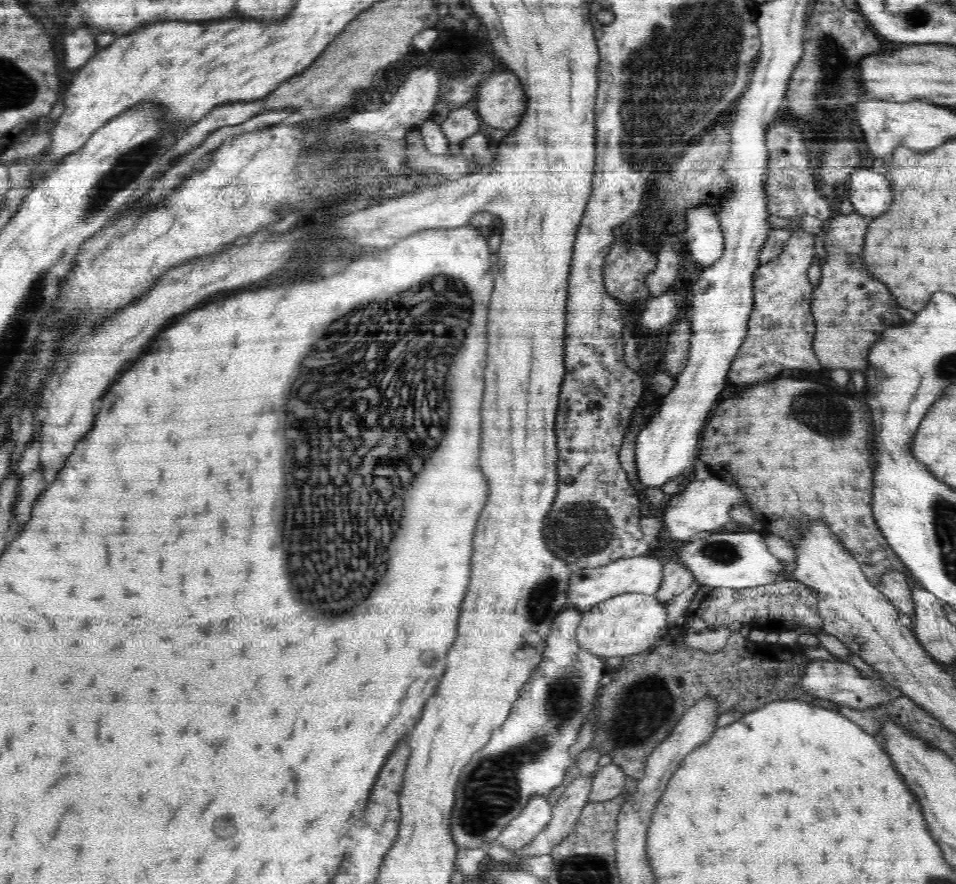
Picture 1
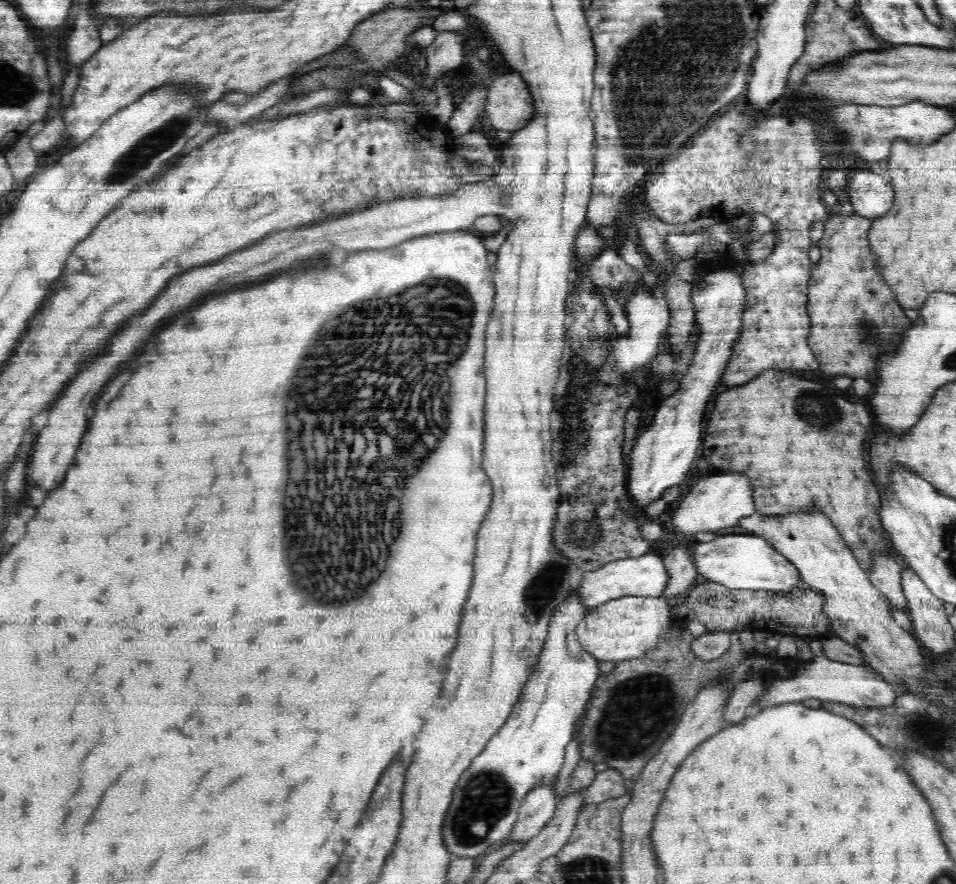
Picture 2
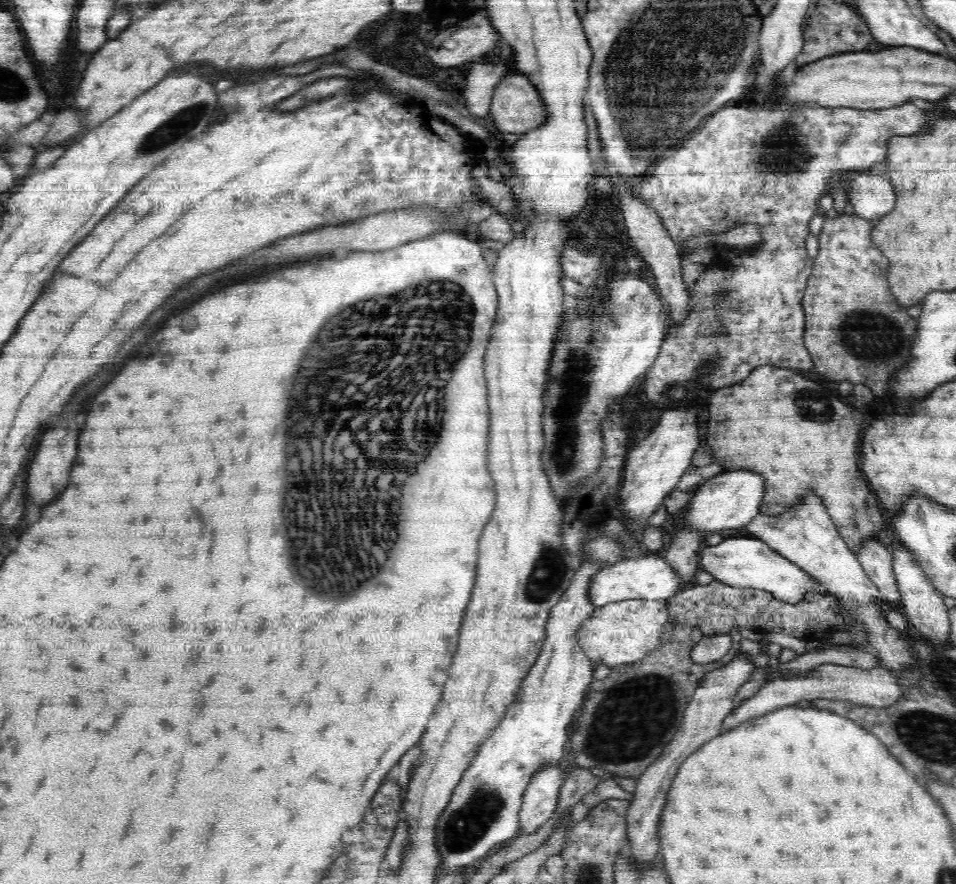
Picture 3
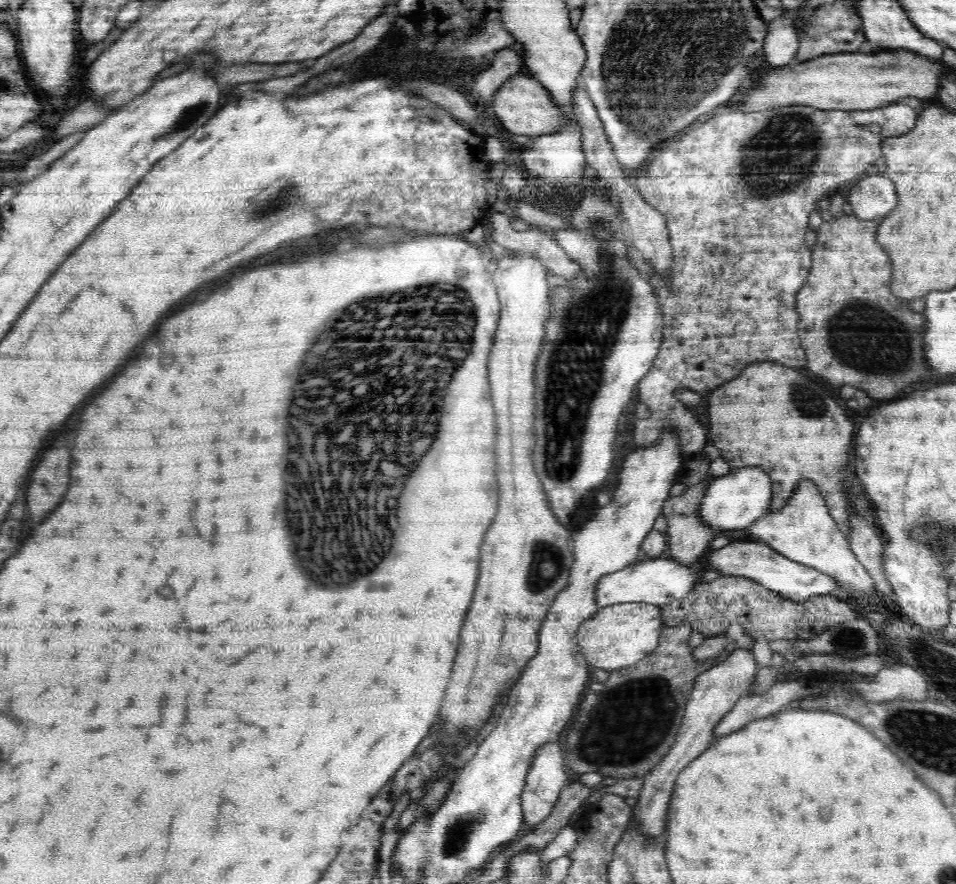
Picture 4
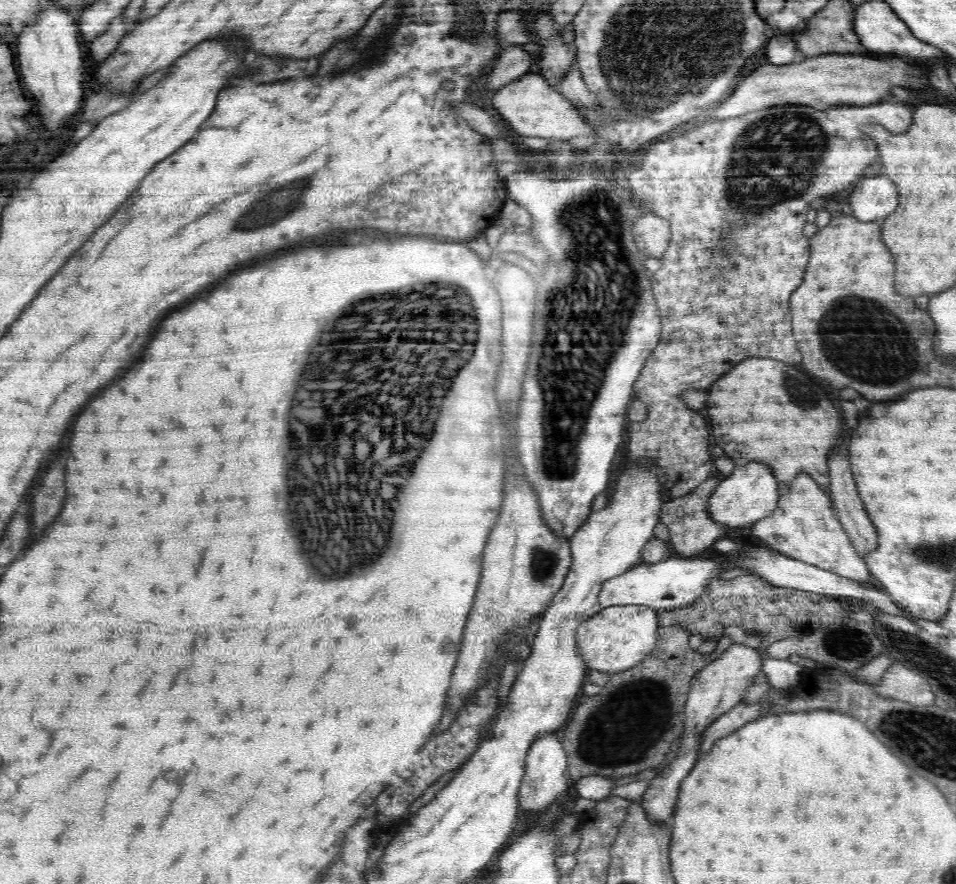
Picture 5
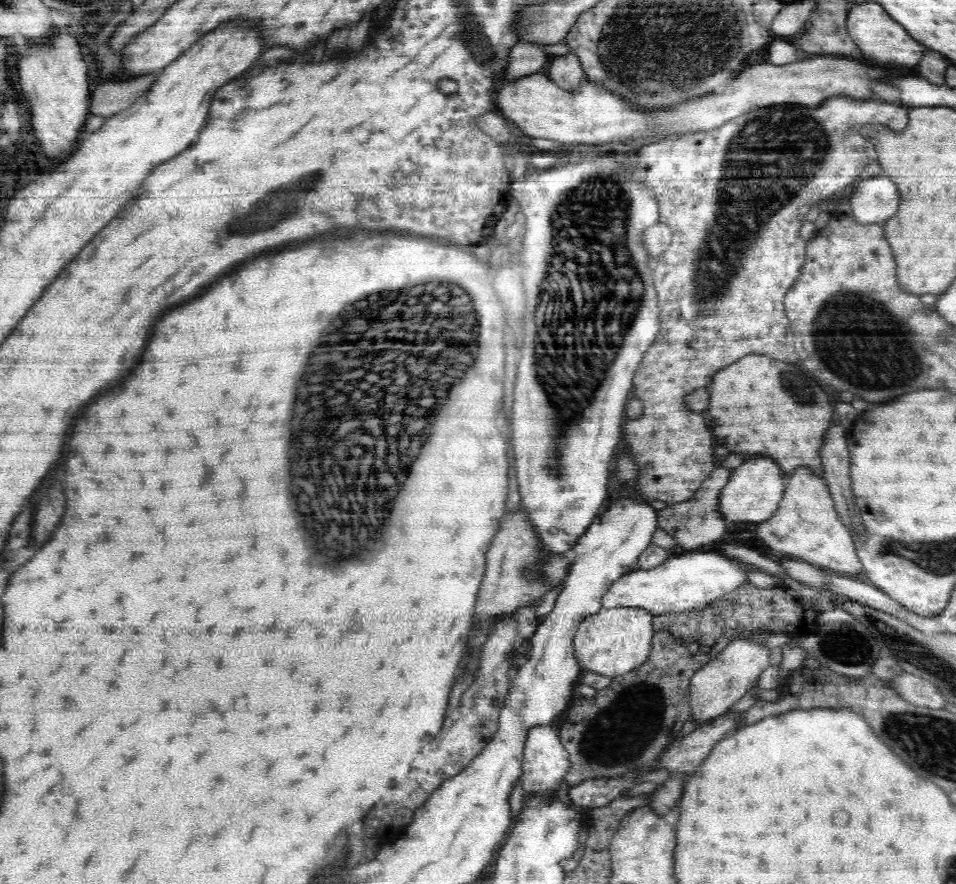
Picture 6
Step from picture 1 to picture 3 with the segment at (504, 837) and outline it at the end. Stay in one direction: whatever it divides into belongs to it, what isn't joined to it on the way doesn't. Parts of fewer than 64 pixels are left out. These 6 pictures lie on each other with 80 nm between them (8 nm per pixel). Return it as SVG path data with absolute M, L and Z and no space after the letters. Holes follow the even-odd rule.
M546 765L536 771L523 794L519 812L519 834L534 834L554 814L565 781L564 765Z

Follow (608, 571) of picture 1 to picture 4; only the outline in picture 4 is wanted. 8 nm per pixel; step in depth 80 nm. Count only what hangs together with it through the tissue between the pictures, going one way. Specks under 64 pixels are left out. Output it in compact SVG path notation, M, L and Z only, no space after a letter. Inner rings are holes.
M641 558L624 570L600 578L595 598L599 607L624 603L648 603L662 607L686 599L702 583L701 577L706 569L704 564L683 566L670 558Z

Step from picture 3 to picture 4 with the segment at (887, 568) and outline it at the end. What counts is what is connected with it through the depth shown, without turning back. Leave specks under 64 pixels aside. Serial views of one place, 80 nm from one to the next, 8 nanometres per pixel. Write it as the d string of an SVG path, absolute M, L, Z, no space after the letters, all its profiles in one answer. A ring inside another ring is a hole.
M854 513L849 518L849 529L851 531L847 539L851 551L874 580L875 592L885 598L894 597L892 585L888 583L888 579L884 579L881 560L885 539L881 536L878 527L868 523L864 517L860 517L860 513Z

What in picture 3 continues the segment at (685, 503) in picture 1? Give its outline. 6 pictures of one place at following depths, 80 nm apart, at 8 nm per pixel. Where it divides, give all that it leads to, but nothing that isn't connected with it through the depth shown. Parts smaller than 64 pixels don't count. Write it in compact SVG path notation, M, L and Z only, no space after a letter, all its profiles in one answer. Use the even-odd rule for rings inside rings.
M749 470L725 471L717 475L709 475L699 482L699 487L693 491L692 500L688 504L688 509L681 516L685 528L696 531L724 530L724 528L740 528L754 520L759 514L764 498L764 478L760 474L754 474Z

